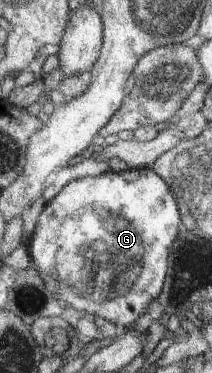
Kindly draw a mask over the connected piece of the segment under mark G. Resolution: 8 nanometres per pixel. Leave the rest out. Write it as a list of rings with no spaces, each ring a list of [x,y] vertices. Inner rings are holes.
[[[128,169],[127,171],[120,171],[118,173],[103,173],[103,175],[97,175],[97,177],[85,177],[71,181],[66,187],[63,187],[56,197],[53,197],[50,201],[45,202],[45,207],[37,219],[37,224],[32,231],[32,238],[28,245],[28,253],[30,254],[35,269],[41,276],[49,274],[59,281],[60,296],[55,297],[65,305],[88,314],[101,316],[116,324],[123,325],[123,327],[132,327],[135,323],[142,321],[145,309],[149,307],[149,304],[158,299],[165,277],[167,277],[167,263],[169,263],[169,251],[171,251],[172,245],[175,239],[179,235],[179,225],[181,225],[181,217],[179,217],[179,209],[177,209],[177,203],[169,185],[162,176],[159,176],[153,169]]]

